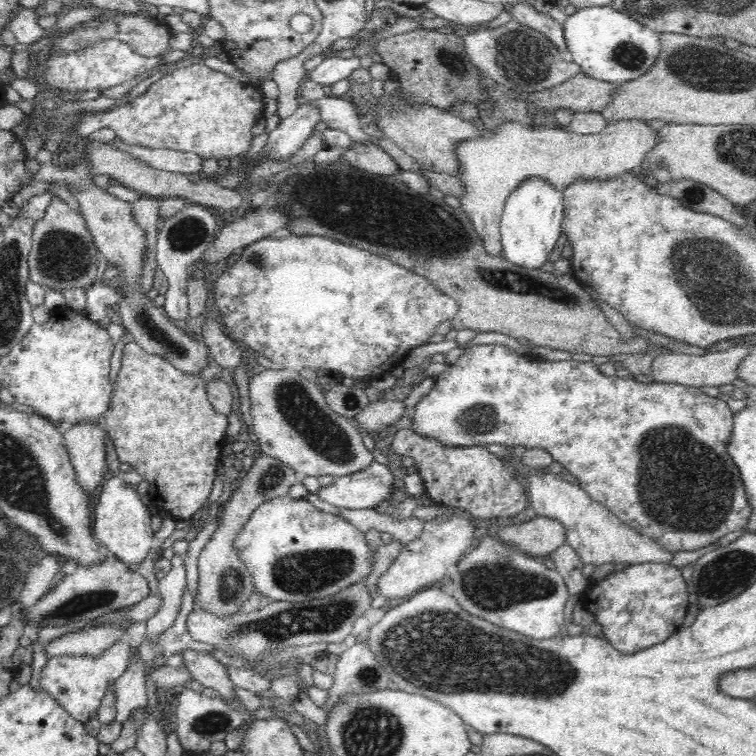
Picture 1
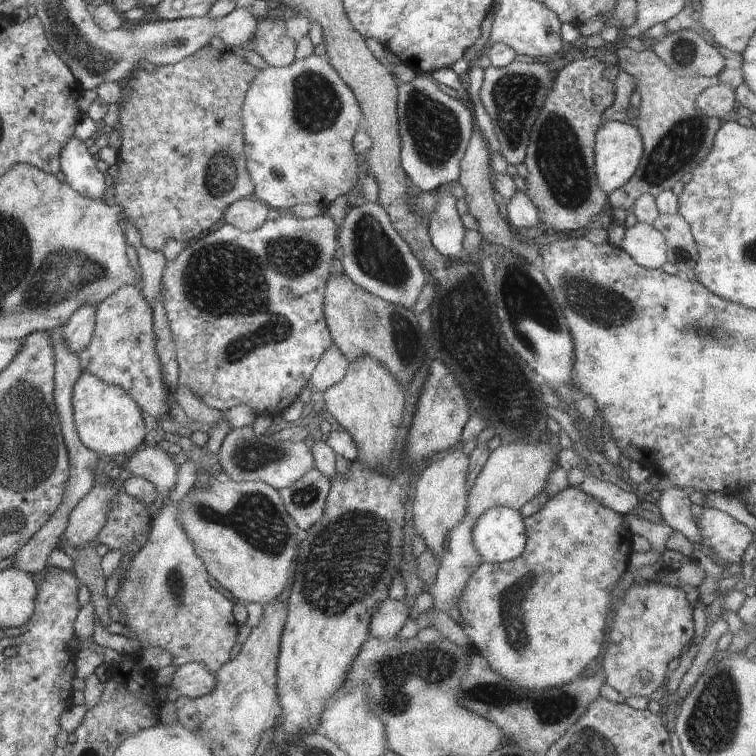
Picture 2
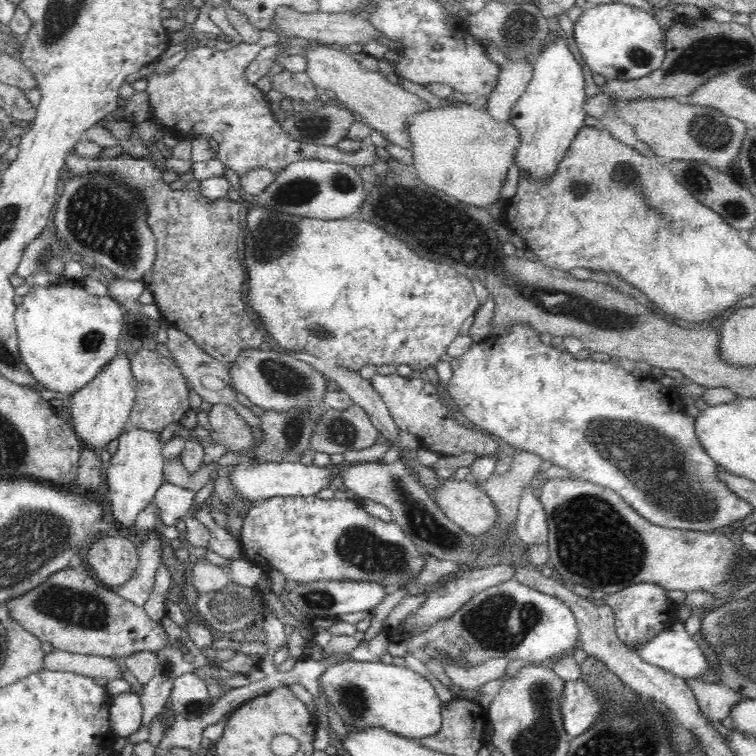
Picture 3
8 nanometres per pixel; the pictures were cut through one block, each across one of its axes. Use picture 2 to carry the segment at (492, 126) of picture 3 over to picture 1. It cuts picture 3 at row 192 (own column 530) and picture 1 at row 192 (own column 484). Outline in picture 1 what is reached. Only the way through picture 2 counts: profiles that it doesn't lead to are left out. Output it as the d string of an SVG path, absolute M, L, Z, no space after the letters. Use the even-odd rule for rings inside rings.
M633 119L607 124L596 134L576 134L558 126L552 128L529 127L518 122L503 122L490 136L461 140L461 143L458 143L455 148L459 162L457 177L465 188L465 191L459 196L461 209L470 217L474 230L482 237L484 249L489 256L502 258L501 214L506 199L520 183L530 177L542 177L556 189L562 191L569 187L569 184L580 179L616 178L646 160L648 151L652 150L658 142L657 127L659 124Z

